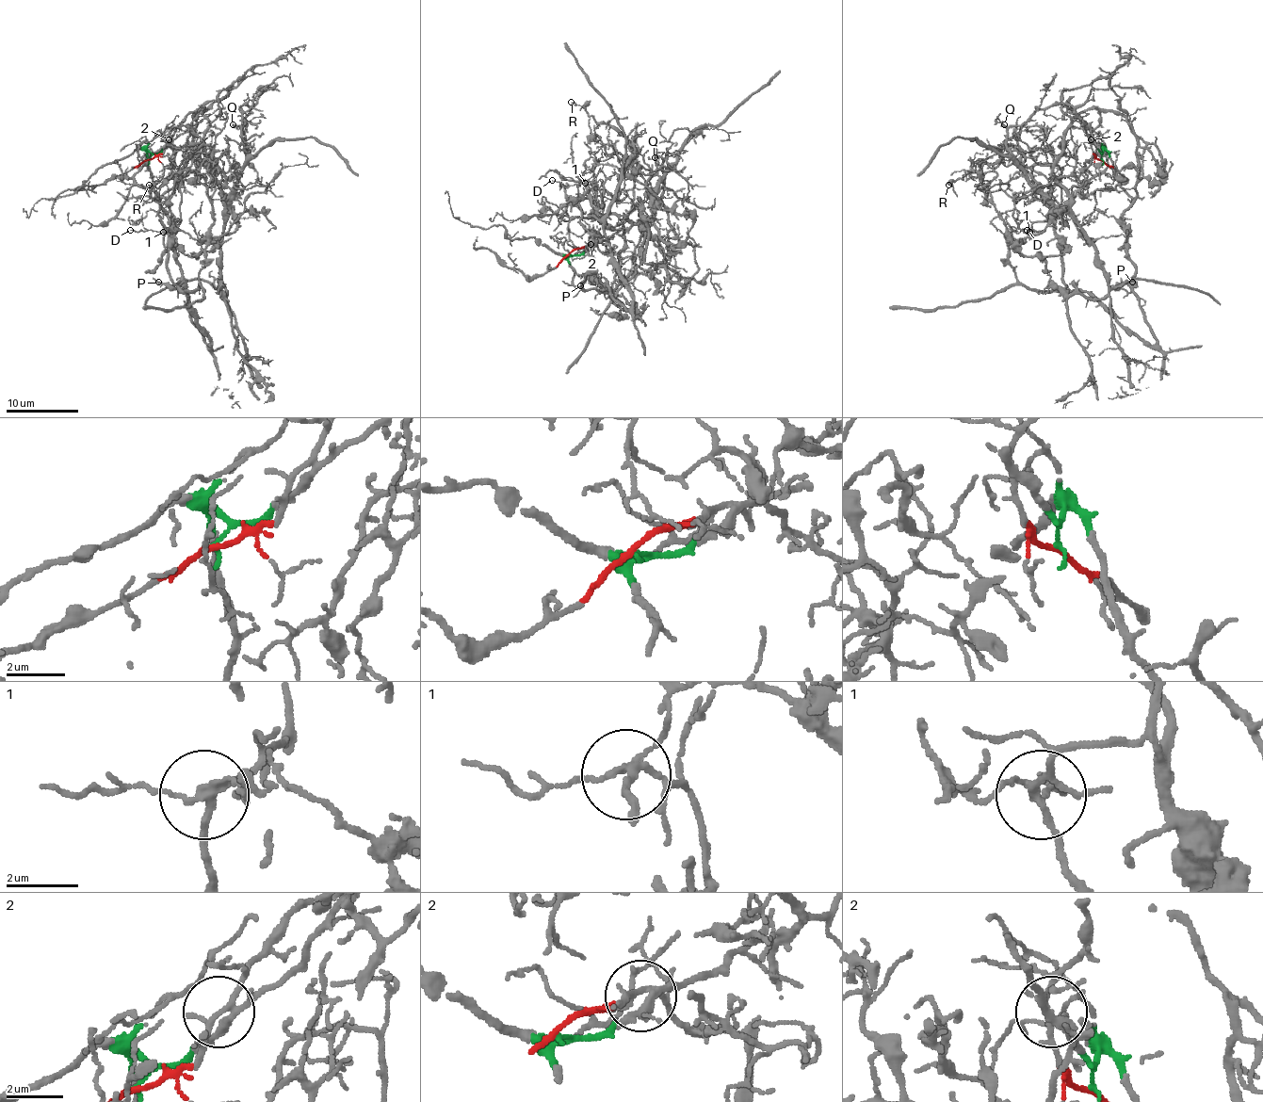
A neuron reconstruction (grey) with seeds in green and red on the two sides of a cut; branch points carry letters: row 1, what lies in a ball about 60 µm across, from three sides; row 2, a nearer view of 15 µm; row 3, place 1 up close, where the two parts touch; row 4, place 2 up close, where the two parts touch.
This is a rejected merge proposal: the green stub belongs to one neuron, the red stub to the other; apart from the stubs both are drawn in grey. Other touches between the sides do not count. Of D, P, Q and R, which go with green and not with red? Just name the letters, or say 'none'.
D, P, R

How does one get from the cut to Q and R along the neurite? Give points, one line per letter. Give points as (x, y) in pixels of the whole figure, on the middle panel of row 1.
Q: (569, 253), (592, 242), (612, 253), (624, 242), (634, 176), (650, 190), (668, 169), (654, 157)
R: (569, 253), (576, 285), (589, 277), (630, 306), (605, 239), (607, 206), (636, 155), (622, 134), (571, 102)

